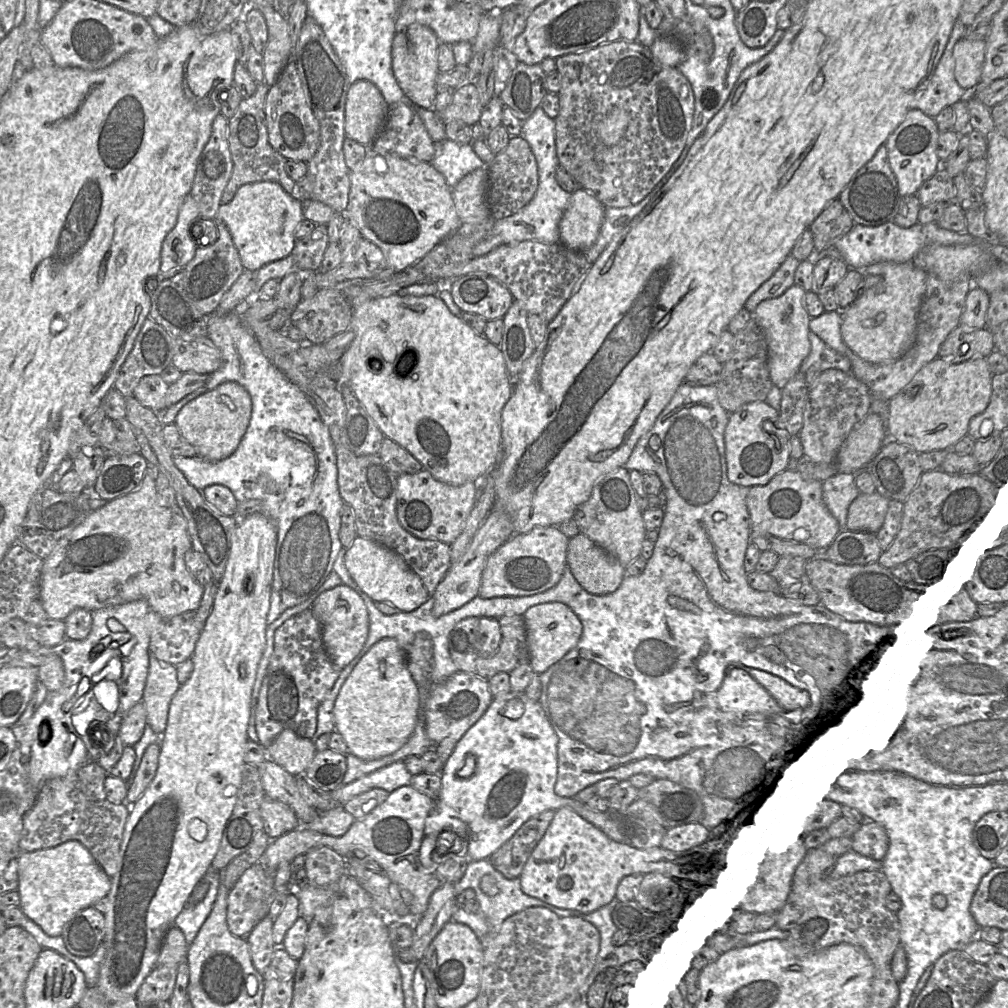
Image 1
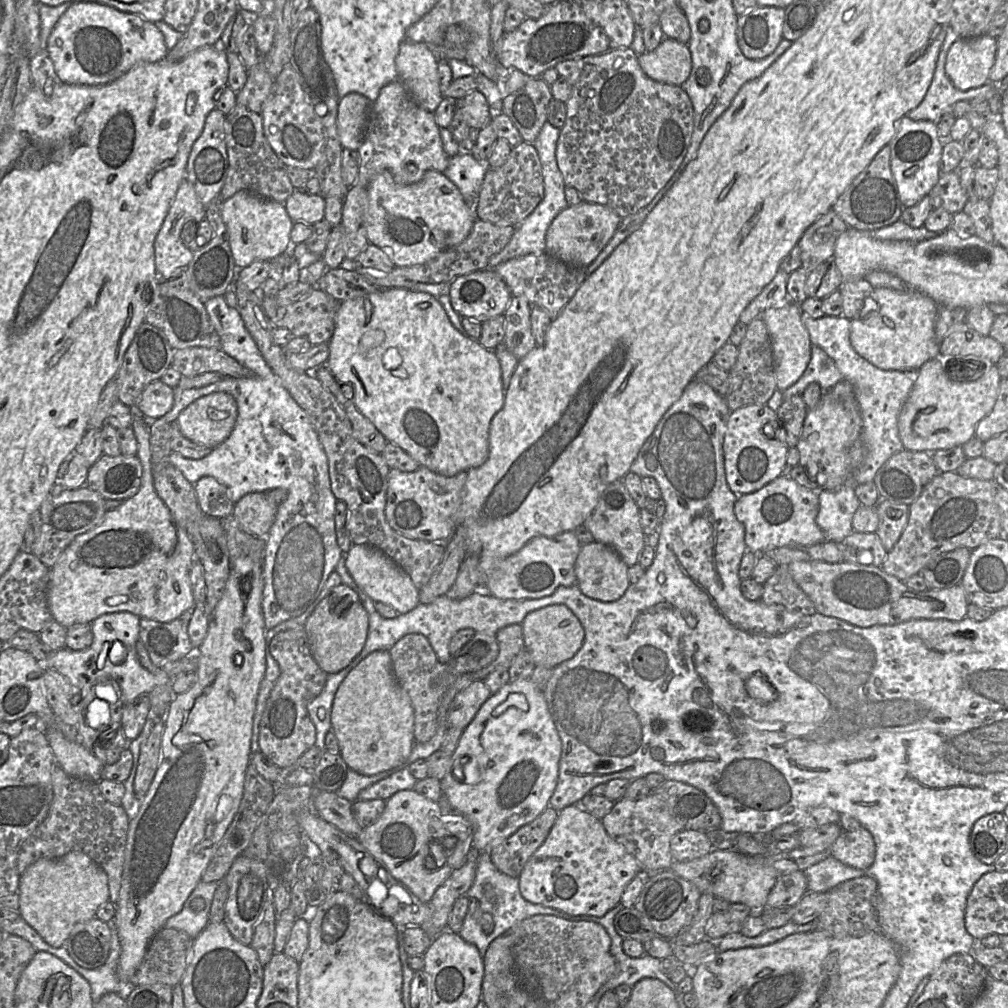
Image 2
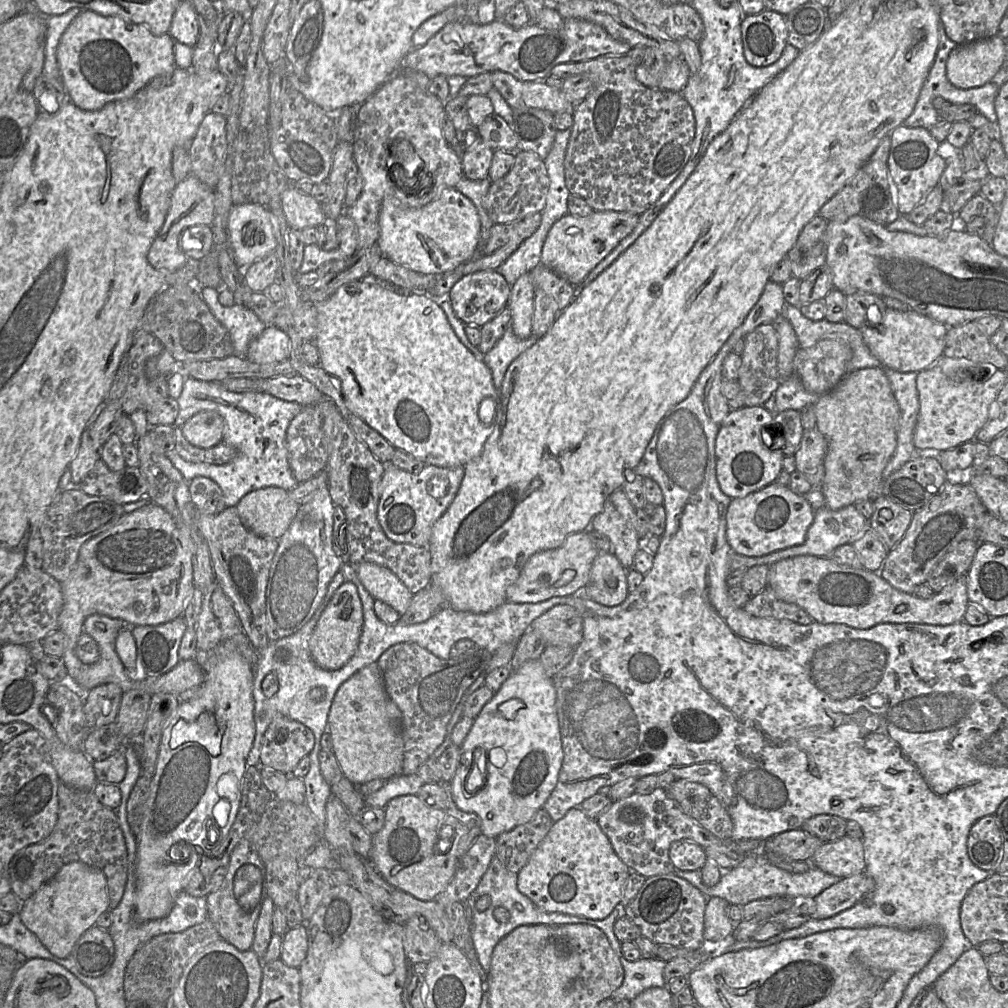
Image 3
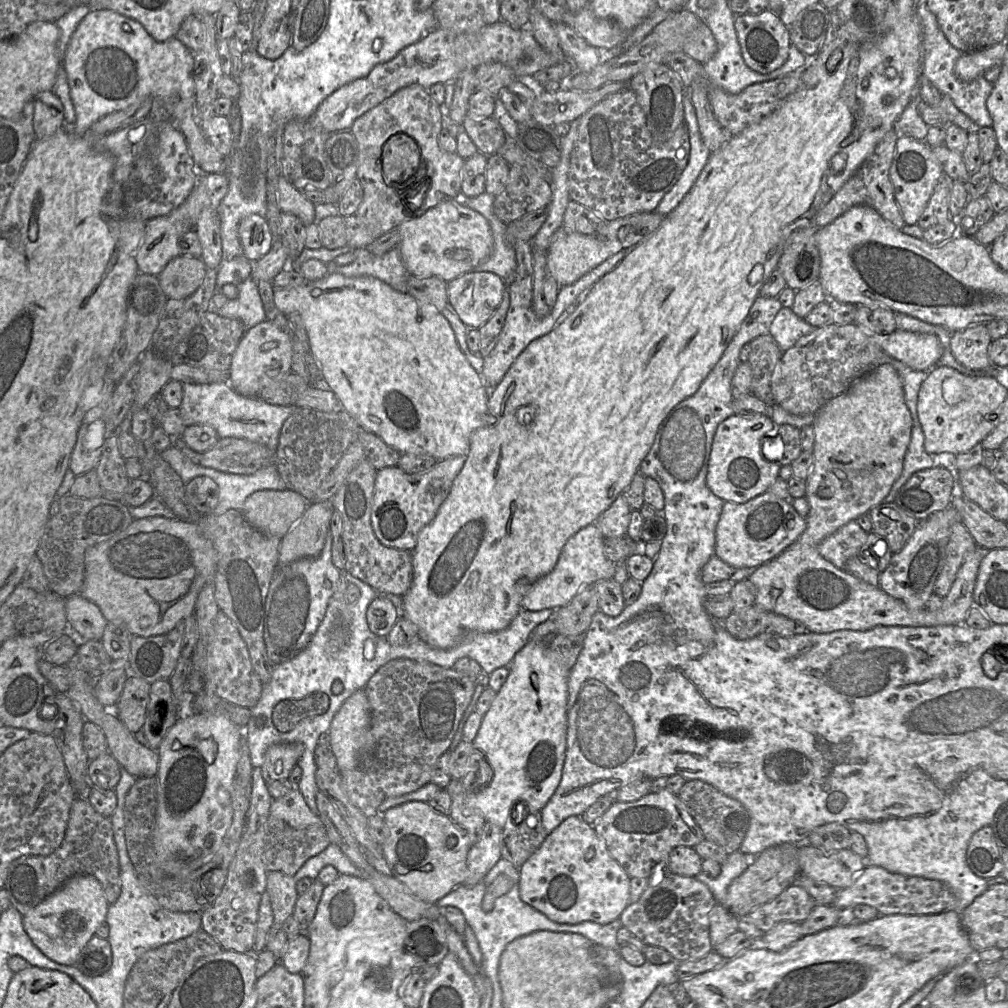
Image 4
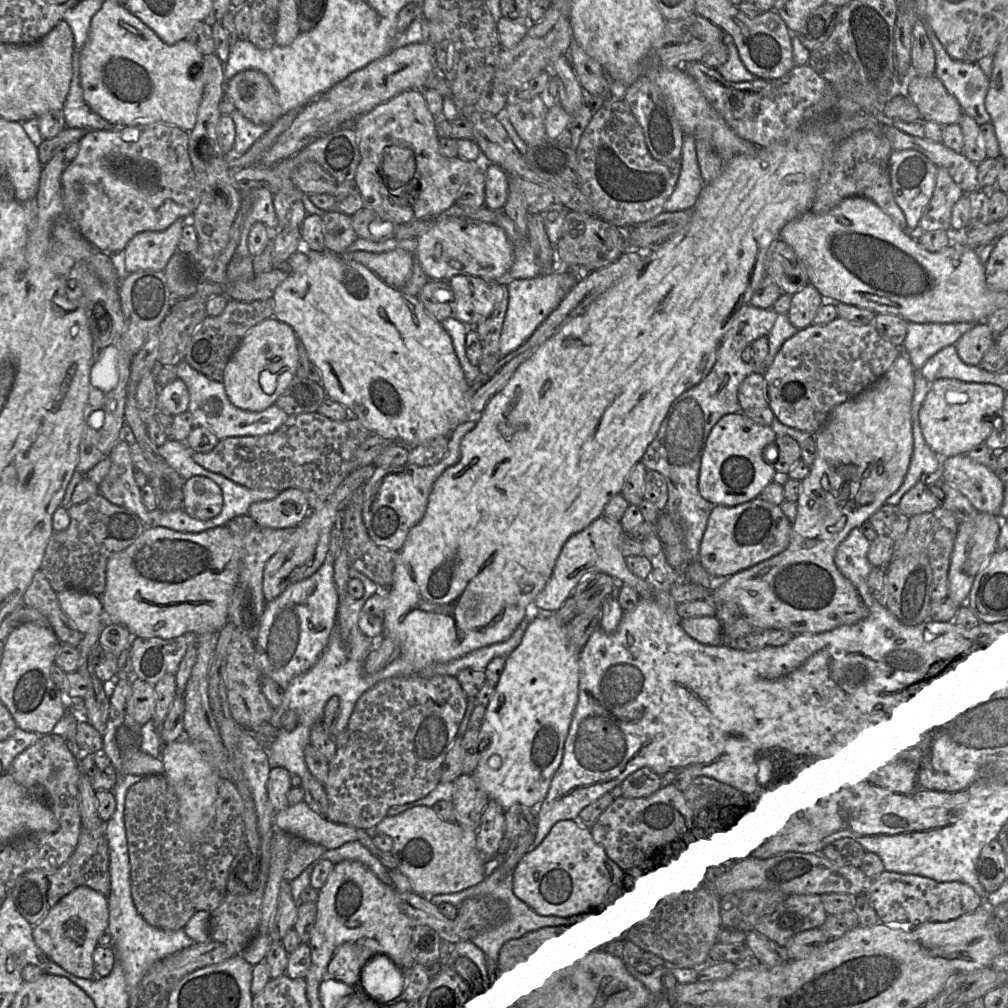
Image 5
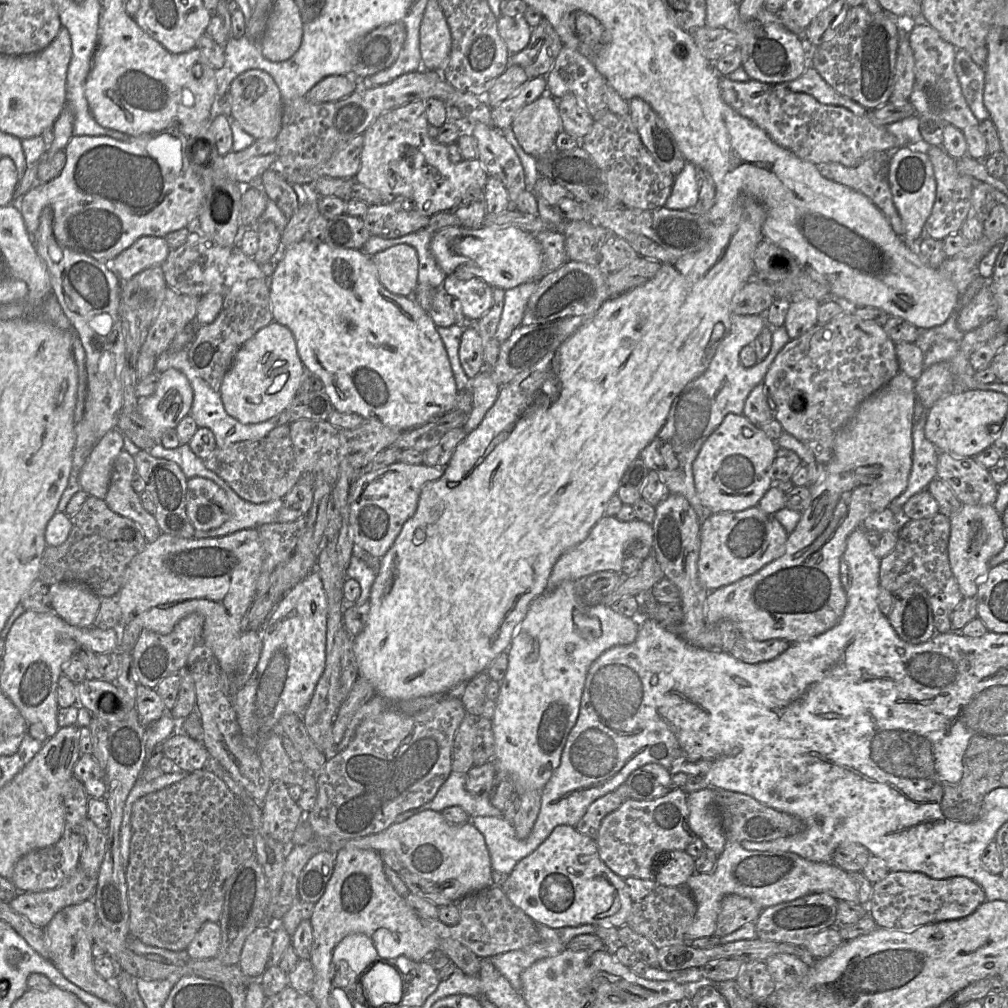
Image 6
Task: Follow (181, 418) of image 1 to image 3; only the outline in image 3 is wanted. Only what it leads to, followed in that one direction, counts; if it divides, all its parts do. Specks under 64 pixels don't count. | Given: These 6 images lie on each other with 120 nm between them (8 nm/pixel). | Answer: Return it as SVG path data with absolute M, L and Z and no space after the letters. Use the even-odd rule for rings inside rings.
M201 411L181 427L183 435L193 446L208 449L223 441L224 419L216 412Z

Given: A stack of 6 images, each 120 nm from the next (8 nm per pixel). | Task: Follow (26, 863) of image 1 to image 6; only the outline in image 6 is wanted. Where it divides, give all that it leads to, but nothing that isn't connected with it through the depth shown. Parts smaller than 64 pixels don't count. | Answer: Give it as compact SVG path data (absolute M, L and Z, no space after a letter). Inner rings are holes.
M92 899L79 904L64 907L57 912L43 928L48 939L50 960L64 977L81 989L118 1007L122 1006L123 998L114 983L103 979L94 969L92 955L91 929L98 921L97 911Z

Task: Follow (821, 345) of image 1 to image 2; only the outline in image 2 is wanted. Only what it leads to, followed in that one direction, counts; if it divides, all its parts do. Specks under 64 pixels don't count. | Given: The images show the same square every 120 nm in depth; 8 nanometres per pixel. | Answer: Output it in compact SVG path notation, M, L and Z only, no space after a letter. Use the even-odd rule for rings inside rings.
M811 344L811 357L800 378L782 391L783 399L801 395L812 382L820 385L823 391L830 390L836 383L844 380L835 362L819 346Z

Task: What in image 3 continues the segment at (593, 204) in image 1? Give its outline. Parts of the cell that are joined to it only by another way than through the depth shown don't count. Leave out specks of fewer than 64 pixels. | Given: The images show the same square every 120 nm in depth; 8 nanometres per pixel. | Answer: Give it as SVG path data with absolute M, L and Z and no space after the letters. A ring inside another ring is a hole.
M593 211L586 217L567 213L551 227L541 255L541 264L579 286L601 262L635 228L639 215L629 212Z

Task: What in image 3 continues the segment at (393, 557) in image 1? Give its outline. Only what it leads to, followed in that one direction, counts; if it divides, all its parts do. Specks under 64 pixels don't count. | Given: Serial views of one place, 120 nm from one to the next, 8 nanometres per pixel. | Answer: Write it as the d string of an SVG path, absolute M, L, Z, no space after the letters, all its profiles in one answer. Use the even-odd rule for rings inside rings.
M370 562L354 566L359 580L376 600L381 600L403 615L413 598L406 585L391 570Z

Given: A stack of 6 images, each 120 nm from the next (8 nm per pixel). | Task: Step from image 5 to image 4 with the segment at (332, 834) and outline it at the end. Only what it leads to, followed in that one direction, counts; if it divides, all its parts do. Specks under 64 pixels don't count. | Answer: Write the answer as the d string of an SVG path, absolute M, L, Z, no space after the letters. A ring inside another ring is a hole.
M298 787L281 798L273 799L270 815L296 829L322 824L320 817L310 810Z

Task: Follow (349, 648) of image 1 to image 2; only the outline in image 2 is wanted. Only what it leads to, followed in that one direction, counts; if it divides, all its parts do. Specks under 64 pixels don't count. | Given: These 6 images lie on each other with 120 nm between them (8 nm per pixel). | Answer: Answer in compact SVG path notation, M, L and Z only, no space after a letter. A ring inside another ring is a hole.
M344 583L332 588L305 624L310 651L319 667L327 674L346 668L363 649L368 626L368 614L358 594Z

